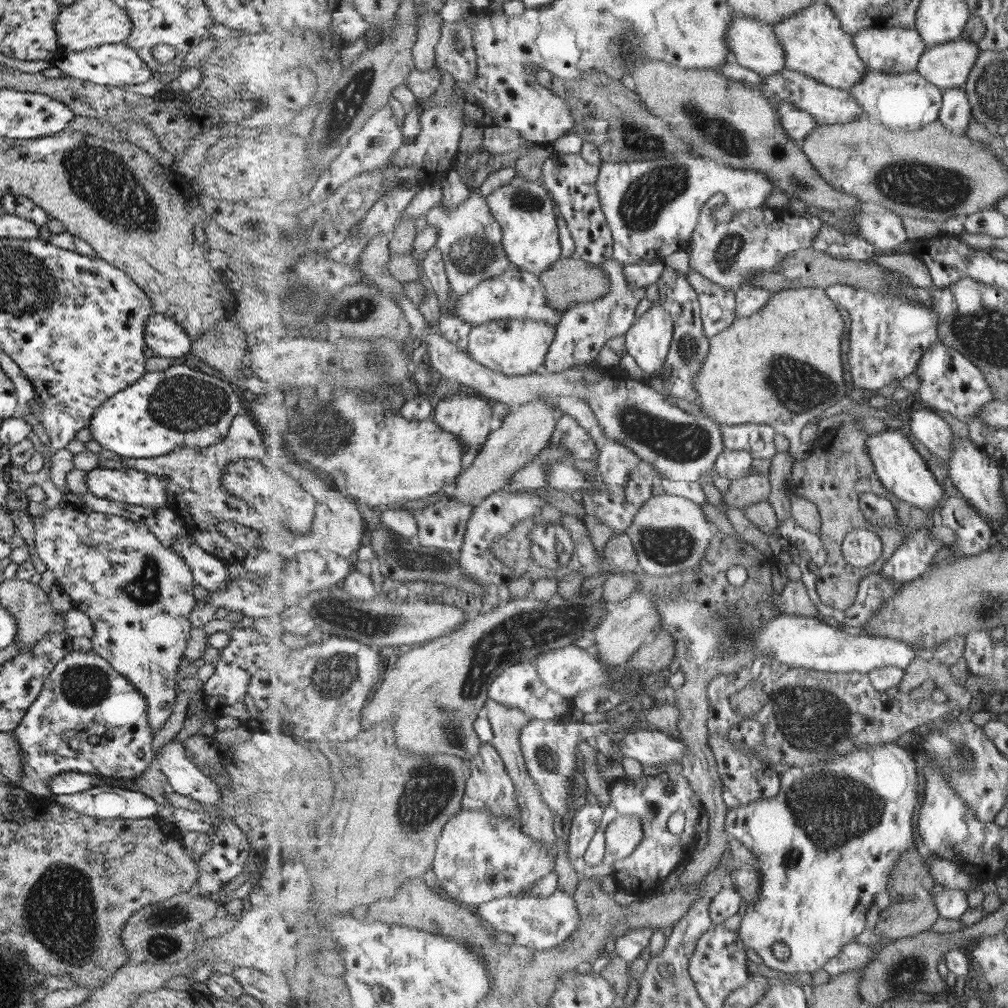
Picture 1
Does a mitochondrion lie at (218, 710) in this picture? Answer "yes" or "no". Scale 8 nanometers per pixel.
no

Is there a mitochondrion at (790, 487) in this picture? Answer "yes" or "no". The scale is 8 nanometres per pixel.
no

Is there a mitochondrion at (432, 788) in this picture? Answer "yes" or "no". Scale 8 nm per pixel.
yes

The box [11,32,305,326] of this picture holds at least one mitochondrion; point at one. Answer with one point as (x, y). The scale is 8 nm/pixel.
(99, 176)

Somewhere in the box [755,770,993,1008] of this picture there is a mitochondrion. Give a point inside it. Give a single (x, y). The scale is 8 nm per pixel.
(911, 972)

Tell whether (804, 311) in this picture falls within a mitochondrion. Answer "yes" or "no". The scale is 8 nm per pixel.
no

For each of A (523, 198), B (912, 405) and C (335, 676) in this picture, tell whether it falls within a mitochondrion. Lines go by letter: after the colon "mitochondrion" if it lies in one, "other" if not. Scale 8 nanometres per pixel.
A: mitochondrion
B: other
C: mitochondrion

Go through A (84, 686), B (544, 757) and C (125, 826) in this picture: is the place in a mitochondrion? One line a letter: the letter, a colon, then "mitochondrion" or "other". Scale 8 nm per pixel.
A: mitochondrion
B: mitochondrion
C: other

